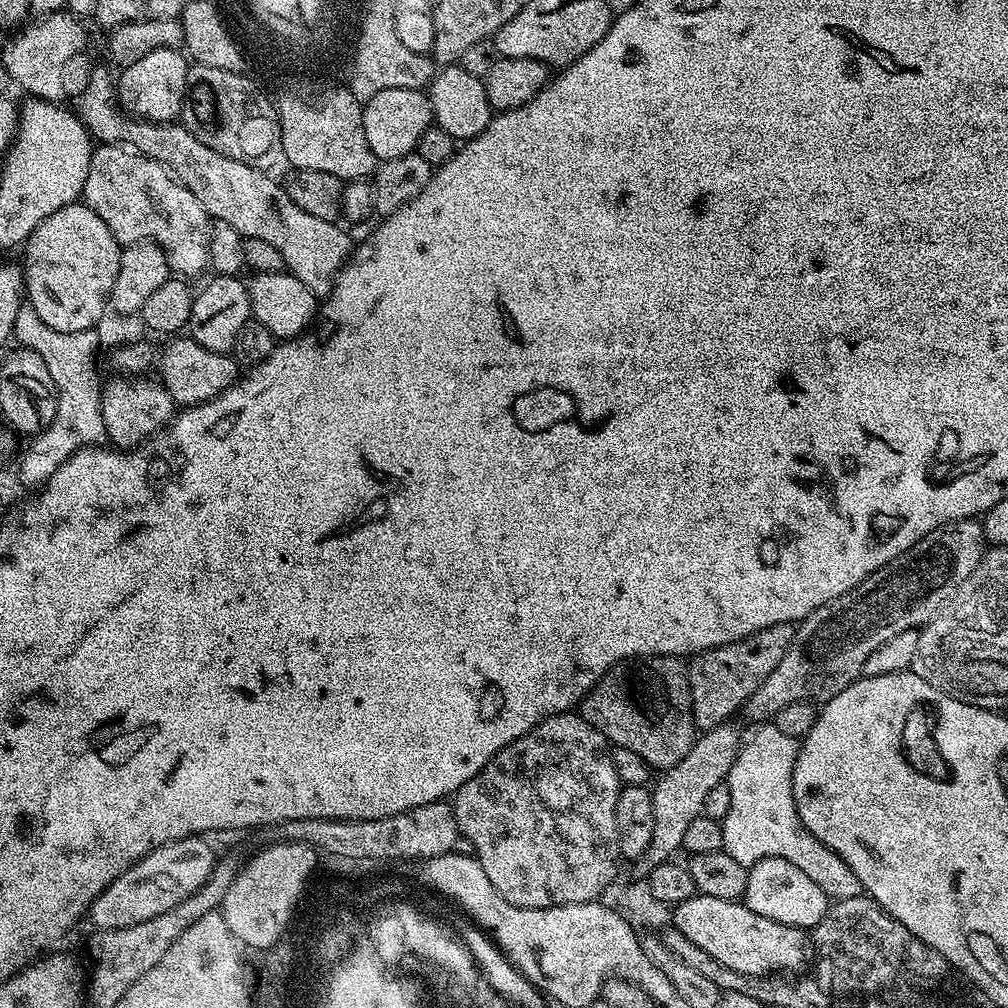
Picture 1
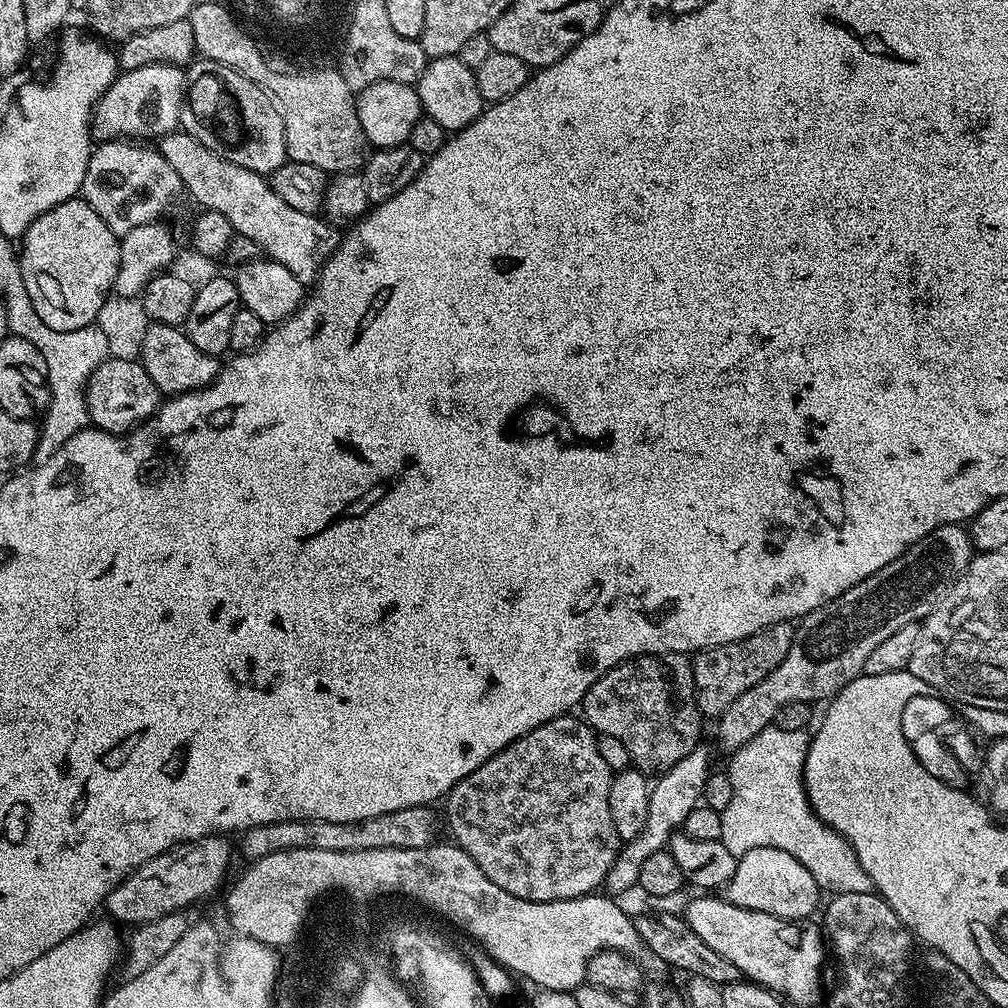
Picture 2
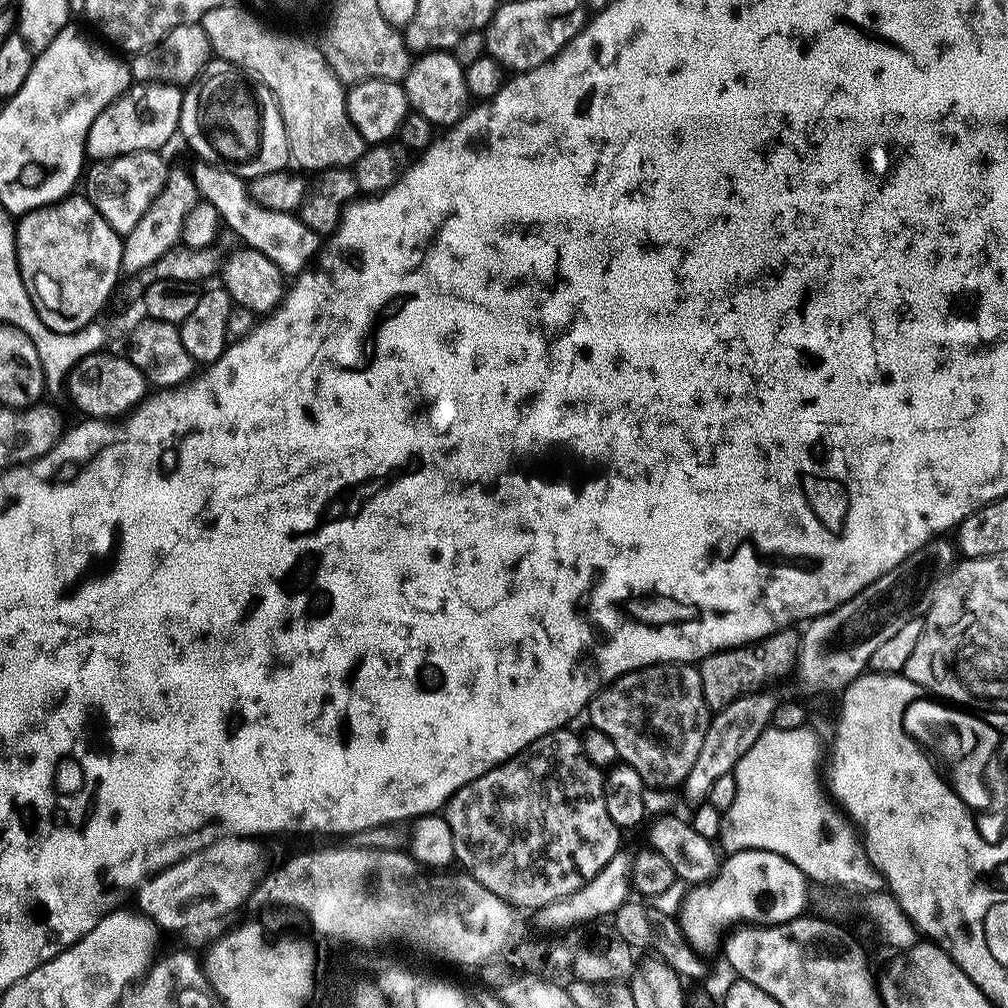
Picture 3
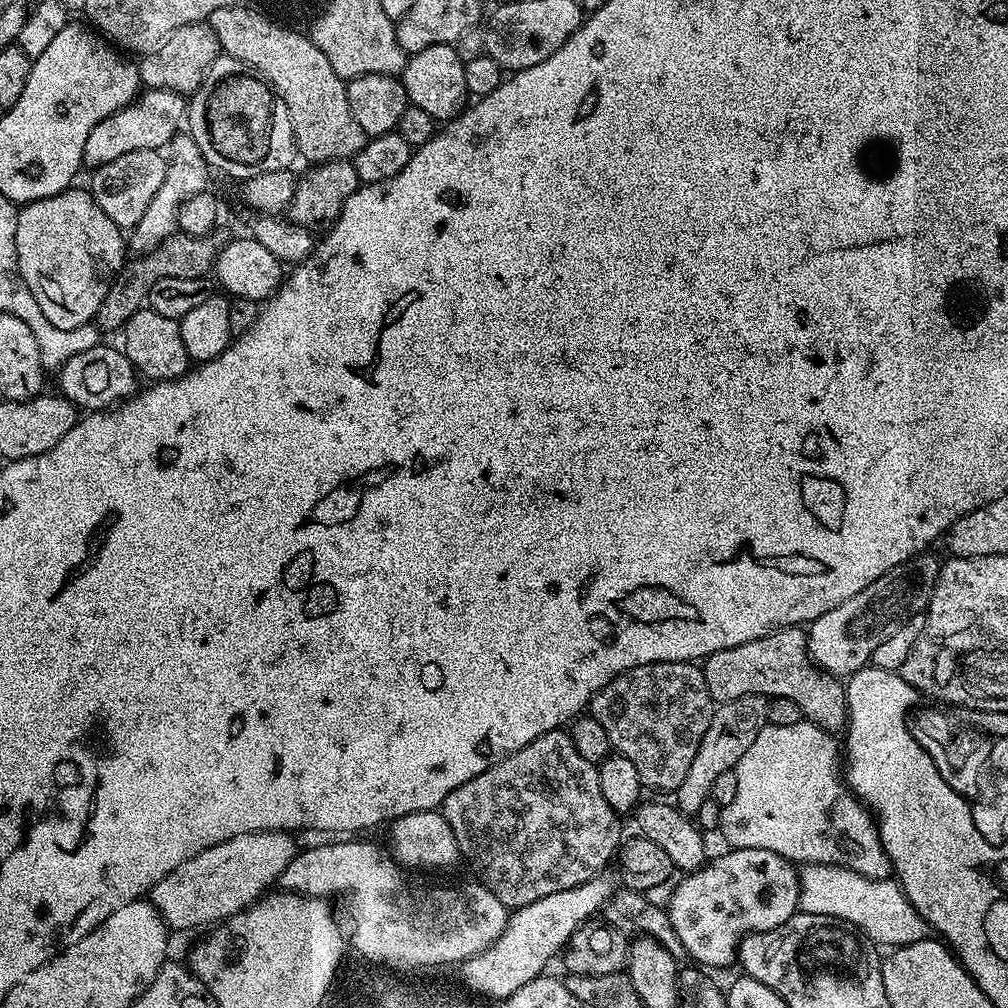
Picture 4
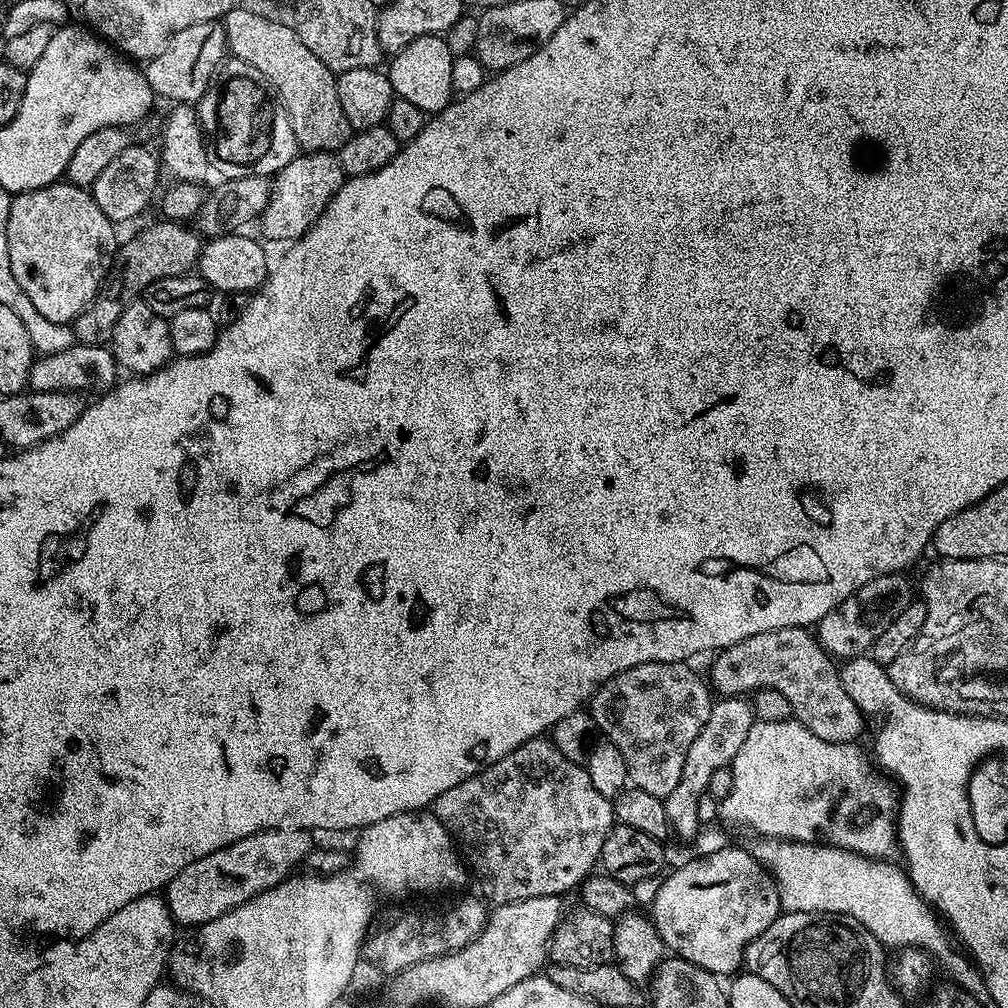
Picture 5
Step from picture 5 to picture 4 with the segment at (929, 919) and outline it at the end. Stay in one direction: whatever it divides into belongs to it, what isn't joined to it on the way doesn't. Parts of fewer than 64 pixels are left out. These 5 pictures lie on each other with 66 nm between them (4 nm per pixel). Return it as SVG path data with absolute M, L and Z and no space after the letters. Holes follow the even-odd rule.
M828 866L801 867L798 879L799 911L832 916L835 920L855 926L869 941L877 940L880 944L888 944L887 946L929 939L928 923L914 910L895 879L869 878L851 870L833 870Z

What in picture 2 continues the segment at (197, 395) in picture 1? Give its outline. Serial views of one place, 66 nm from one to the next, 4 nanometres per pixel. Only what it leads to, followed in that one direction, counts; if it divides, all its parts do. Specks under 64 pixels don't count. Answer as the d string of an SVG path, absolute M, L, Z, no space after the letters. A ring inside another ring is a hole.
M149 323L145 327L139 361L143 364L146 374L150 374L154 386L158 386L160 393L169 397L207 387L219 376L222 367L217 357L198 350L185 329L175 324Z

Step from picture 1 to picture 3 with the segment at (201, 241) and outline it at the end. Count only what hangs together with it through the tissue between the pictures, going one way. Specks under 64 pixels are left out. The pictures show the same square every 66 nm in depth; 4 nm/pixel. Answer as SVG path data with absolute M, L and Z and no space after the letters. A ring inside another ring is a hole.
M131 152L115 156L109 160L89 163L82 188L98 214L110 222L112 229L126 234L138 226L138 218L150 210L150 206L162 194L164 183L168 181L169 165L164 165L160 152Z

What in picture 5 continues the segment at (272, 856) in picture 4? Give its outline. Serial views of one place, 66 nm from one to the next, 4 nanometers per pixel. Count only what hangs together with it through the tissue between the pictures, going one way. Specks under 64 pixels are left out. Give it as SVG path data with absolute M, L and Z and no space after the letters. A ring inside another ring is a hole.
M271 828L265 832L254 834L250 838L242 838L222 850L214 850L214 854L206 854L206 858L186 866L186 870L182 870L182 874L175 876L166 885L166 899L173 919L180 926L205 924L218 918L224 912L229 912L237 908L238 905L245 904L250 898L274 887L280 881L287 880L299 869L296 868L299 864L303 865L307 861L309 852L313 851L314 844L308 836L311 835L303 828Z

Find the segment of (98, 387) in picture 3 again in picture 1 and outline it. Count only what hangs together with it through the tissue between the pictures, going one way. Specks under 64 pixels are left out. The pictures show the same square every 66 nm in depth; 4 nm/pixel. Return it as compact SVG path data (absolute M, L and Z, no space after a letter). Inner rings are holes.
M120 374L103 385L100 393L102 422L106 426L106 440L120 450L140 447L145 440L152 439L161 428L166 427L174 415L174 405L164 385L155 379L129 378Z

